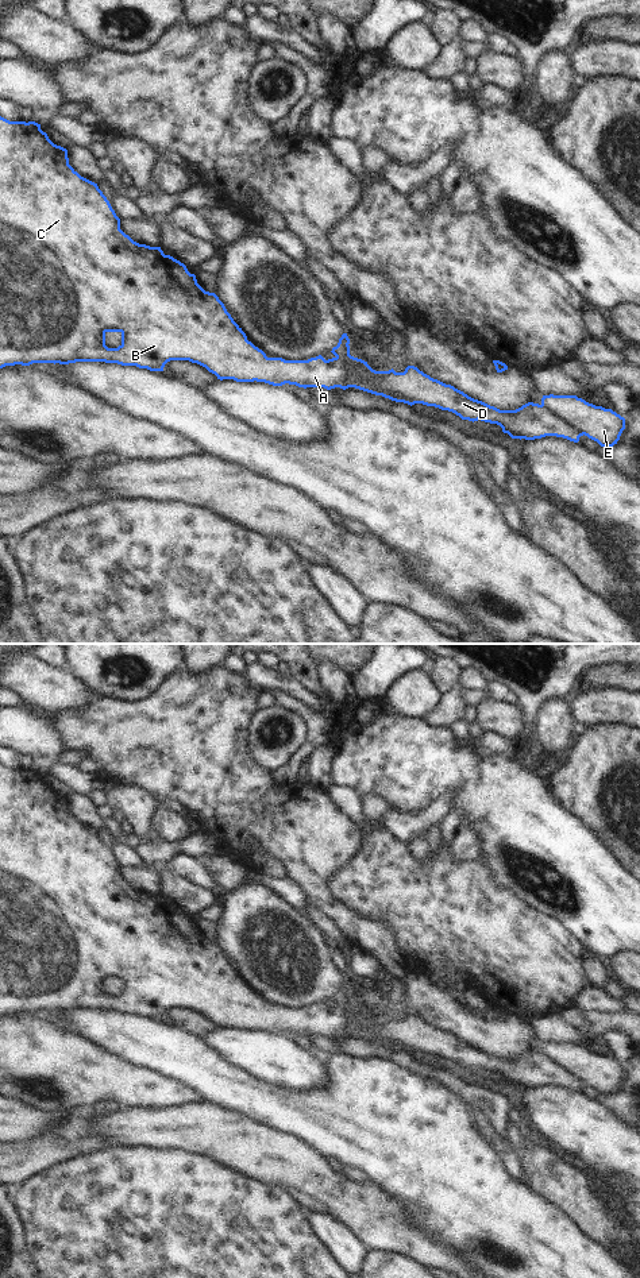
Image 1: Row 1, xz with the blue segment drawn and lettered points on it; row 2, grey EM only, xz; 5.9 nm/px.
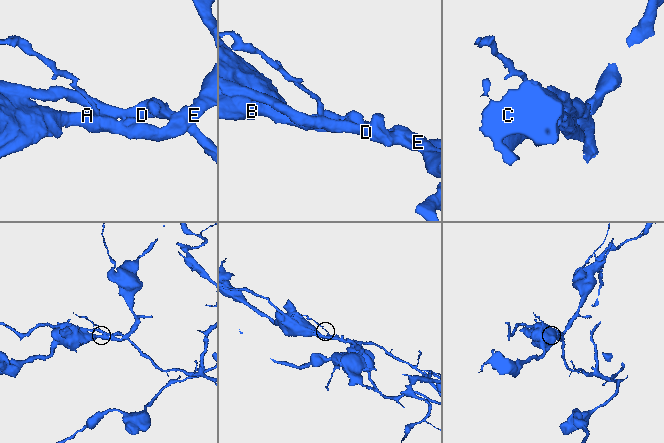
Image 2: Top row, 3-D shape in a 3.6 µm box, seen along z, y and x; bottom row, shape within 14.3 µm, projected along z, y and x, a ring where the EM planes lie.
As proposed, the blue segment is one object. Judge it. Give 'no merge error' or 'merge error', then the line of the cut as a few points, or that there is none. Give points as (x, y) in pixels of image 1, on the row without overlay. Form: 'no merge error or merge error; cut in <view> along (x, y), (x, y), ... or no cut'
merge error; cut in xz along (542, 1051), (583, 1081)

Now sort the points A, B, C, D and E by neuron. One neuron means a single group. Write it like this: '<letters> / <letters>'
A B C E / D

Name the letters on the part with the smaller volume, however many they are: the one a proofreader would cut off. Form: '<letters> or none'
D

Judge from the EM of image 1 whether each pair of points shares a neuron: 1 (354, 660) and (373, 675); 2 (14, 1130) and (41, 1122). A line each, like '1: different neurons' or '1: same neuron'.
1: different neurons
2: same neuron

